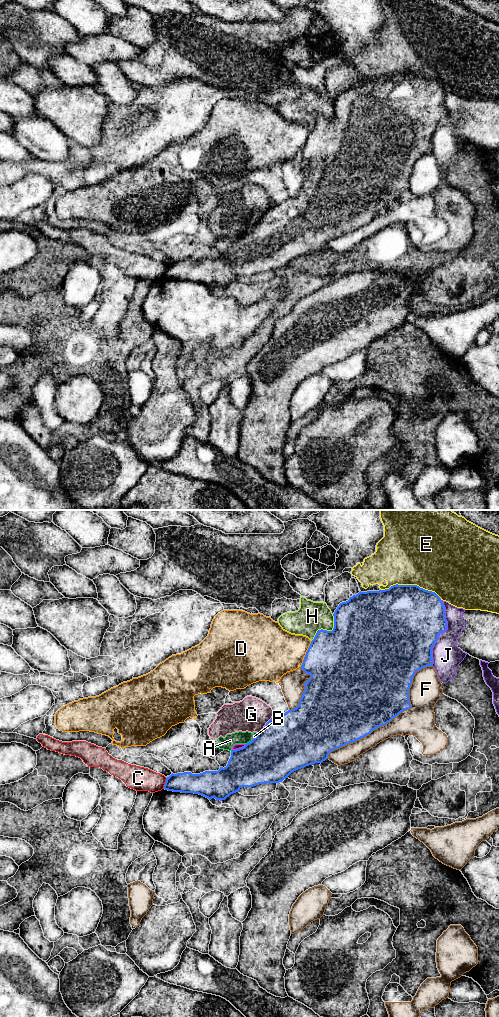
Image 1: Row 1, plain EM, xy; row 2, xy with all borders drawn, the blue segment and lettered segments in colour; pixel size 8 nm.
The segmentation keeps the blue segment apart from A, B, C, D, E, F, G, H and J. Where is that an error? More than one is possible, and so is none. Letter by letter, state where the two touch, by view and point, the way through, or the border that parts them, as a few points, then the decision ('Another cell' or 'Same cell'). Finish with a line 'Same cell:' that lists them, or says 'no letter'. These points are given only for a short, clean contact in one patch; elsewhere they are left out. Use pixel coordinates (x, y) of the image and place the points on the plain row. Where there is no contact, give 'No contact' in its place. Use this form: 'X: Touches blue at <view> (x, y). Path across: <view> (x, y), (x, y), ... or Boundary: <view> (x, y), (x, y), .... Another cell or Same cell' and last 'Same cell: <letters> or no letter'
A: Touches blue at xy (249, 230). Boundary: xy (252, 227), (245, 232). Another cell
B: Touches blue at xy (239, 236). Another cell
C: Touches blue at xy (165, 271). Boundary: xy (167, 266), (163, 276). Another cell
D: Touches blue at xy (306, 142). Another cell
E: Touches blue at xy (412, 73). Another cell
F: Touches blue at xy (392, 206). Another cell
G: Touches blue at xy (265, 213). Boundary: xy (273, 203), (257, 222). Another cell
H: Touches blue at xy (326, 118). Another cell
J: Touches blue at xy (441, 120). Another cell
Same cell: no letter

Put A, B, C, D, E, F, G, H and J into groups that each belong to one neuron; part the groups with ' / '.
A B G / C / D / E / F / H / J

